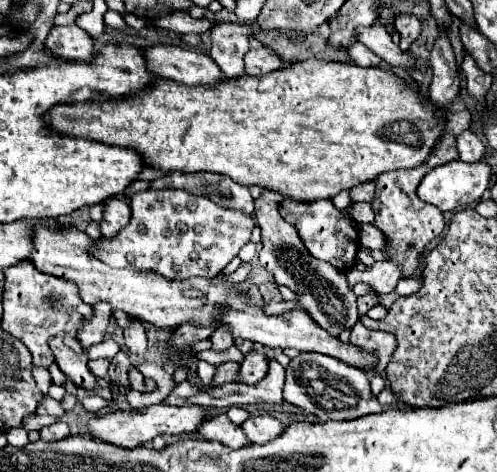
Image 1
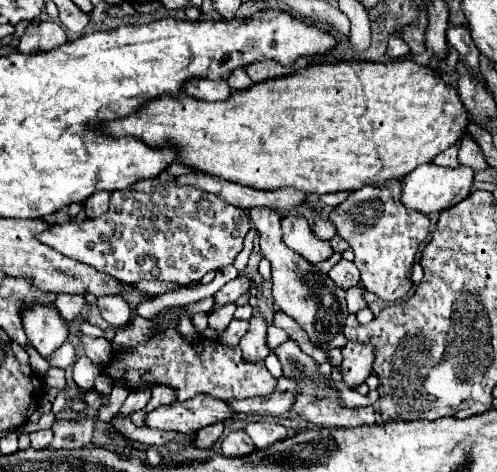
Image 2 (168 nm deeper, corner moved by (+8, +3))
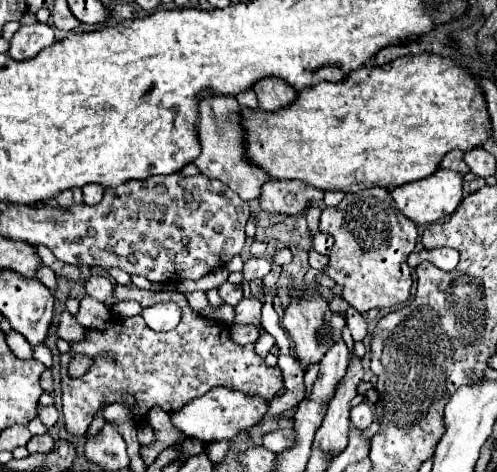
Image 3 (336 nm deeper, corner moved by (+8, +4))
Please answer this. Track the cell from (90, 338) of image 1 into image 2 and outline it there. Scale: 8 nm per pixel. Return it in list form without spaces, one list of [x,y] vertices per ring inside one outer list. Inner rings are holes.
[[[58,294],[58,298],[56,298],[56,308],[58,308],[60,316],[62,316],[68,324],[70,324],[70,322],[74,322],[74,320],[82,314],[84,306],[86,306],[84,296],[68,296],[68,294]]]

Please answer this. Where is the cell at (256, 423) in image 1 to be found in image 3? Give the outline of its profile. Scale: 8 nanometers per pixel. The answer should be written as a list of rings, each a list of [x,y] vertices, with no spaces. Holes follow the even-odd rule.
[[[290,427],[264,435],[264,447],[274,453],[282,453],[282,451],[294,447],[294,443],[296,443],[296,437],[294,437],[294,429],[290,429]]]

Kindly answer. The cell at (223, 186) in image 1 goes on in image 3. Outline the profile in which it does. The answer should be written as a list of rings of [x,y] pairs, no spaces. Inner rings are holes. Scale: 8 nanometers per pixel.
[[[268,181],[260,195],[262,209],[270,213],[286,213],[286,215],[298,215],[304,211],[310,203],[322,201],[324,191],[316,189],[312,185],[306,185],[304,181]]]

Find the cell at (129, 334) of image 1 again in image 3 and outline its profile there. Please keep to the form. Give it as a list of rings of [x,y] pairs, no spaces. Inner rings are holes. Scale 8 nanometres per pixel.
[[[90,275],[88,279],[84,279],[84,289],[90,297],[98,299],[98,301],[106,301],[108,297],[112,297],[112,289],[114,285],[100,275]]]

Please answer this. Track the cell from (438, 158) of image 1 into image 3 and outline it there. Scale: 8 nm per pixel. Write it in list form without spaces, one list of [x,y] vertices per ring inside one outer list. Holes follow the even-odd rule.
[[[460,149],[450,151],[450,153],[442,159],[440,167],[442,167],[442,169],[448,169],[448,171],[456,171],[456,173],[460,173],[460,175],[466,175],[466,173],[468,173],[468,165],[464,163],[464,151],[460,151]]]

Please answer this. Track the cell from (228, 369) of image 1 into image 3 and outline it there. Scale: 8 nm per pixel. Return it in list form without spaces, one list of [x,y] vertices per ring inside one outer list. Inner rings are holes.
[[[116,283],[112,299],[104,305],[112,307],[120,301],[138,301],[140,307],[152,307],[152,303],[160,301],[174,301],[182,307],[182,319],[176,329],[156,333],[144,323],[142,315],[114,317],[106,329],[86,329],[82,341],[70,343],[70,353],[60,355],[60,379],[64,427],[74,437],[84,437],[94,415],[112,403],[126,405],[136,425],[146,425],[146,415],[152,407],[172,413],[188,405],[192,399],[202,397],[216,385],[266,399],[272,399],[282,389],[282,373],[278,367],[268,367],[266,361],[256,355],[254,345],[234,343],[226,323],[214,323],[212,319],[192,311],[182,293],[138,289],[134,283]],[[72,353],[94,357],[94,365],[84,379],[68,377],[66,367]]]

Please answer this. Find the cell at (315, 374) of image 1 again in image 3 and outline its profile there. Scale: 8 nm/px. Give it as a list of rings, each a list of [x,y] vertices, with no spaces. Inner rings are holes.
[[[362,402],[350,411],[350,420],[358,429],[368,429],[374,421],[374,413],[367,402]]]

